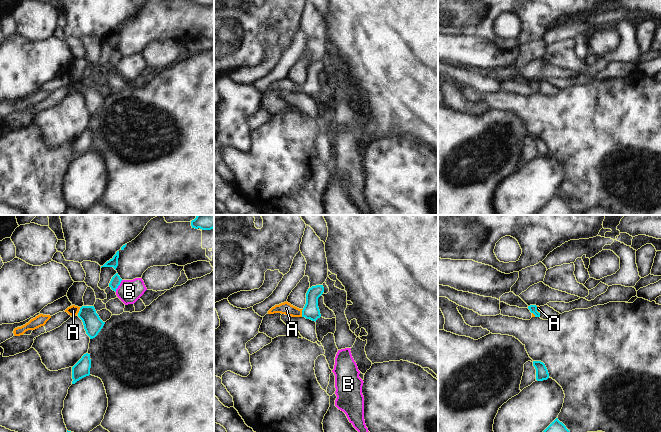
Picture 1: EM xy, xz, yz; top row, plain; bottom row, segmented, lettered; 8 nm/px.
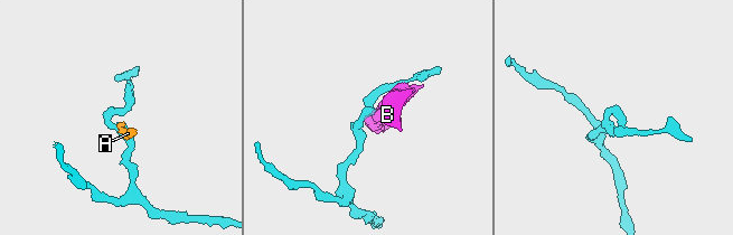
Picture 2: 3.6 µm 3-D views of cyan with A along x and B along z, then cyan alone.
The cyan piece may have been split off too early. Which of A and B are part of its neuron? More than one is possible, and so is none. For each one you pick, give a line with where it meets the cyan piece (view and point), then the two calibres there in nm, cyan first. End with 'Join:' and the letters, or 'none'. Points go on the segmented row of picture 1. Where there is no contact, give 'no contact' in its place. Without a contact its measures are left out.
A: contact xz (302, 313); calibres 130 and 100 nm
Join: A

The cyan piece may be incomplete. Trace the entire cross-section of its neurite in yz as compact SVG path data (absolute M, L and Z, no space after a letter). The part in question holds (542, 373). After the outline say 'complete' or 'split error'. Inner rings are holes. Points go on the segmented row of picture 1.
M533 361L533 366L536 369L536 380L543 381L549 378L548 370L545 364L541 361Z | complete

